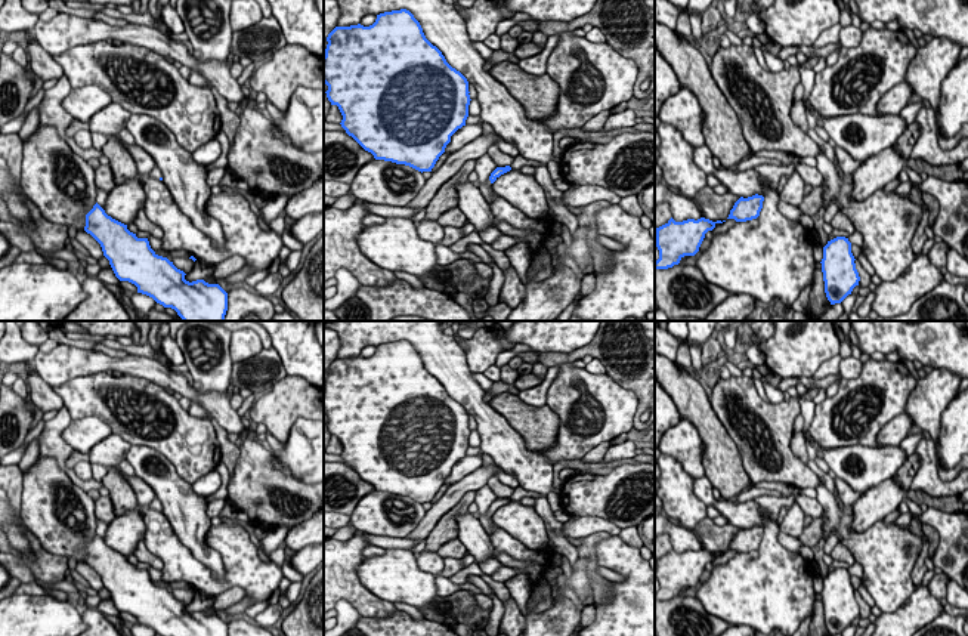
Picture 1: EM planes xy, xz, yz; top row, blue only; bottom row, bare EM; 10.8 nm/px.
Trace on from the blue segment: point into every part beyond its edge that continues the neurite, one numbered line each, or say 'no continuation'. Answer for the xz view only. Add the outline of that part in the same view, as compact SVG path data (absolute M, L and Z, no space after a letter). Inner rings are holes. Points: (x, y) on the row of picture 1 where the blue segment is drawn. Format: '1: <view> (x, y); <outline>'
1: xz (485, 188); M488 179L485 183L477 185L477 186L479 186L482 195L485 197L485 200L491 204L491 191L492 191L491 189L492 188L491 180Z

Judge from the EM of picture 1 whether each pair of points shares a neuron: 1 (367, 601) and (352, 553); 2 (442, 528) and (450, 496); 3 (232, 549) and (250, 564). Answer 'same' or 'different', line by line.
1: same
2: different
3: same

